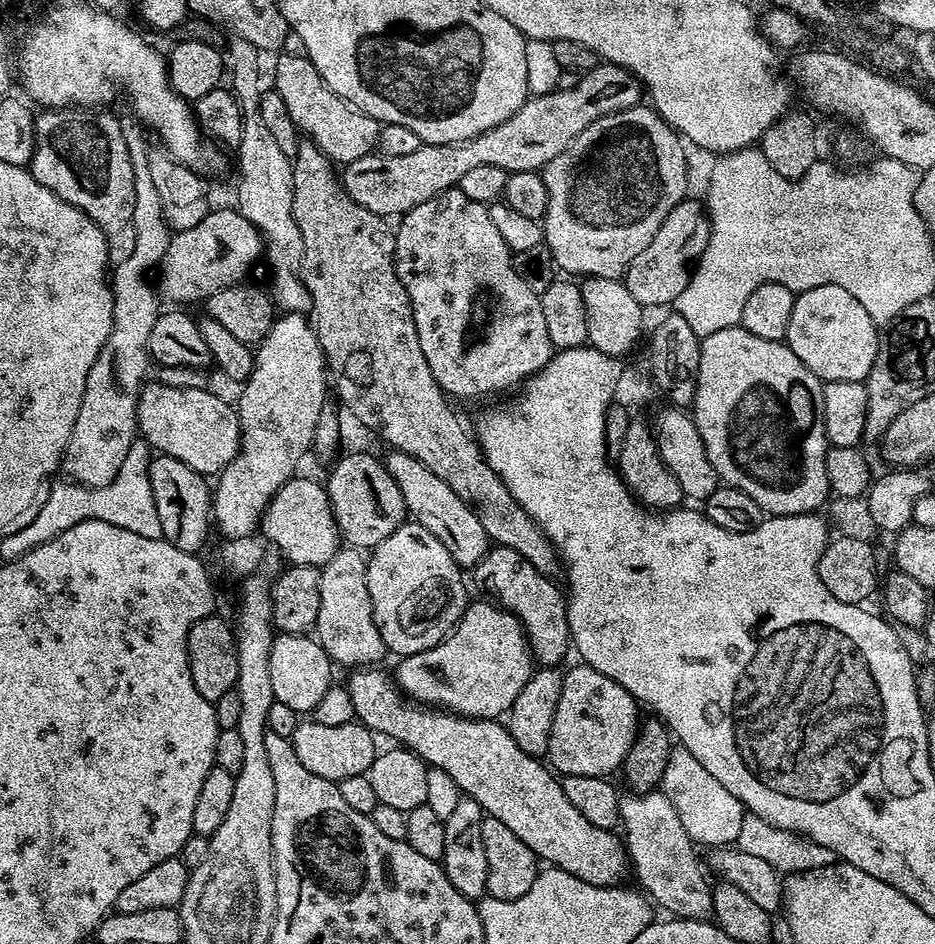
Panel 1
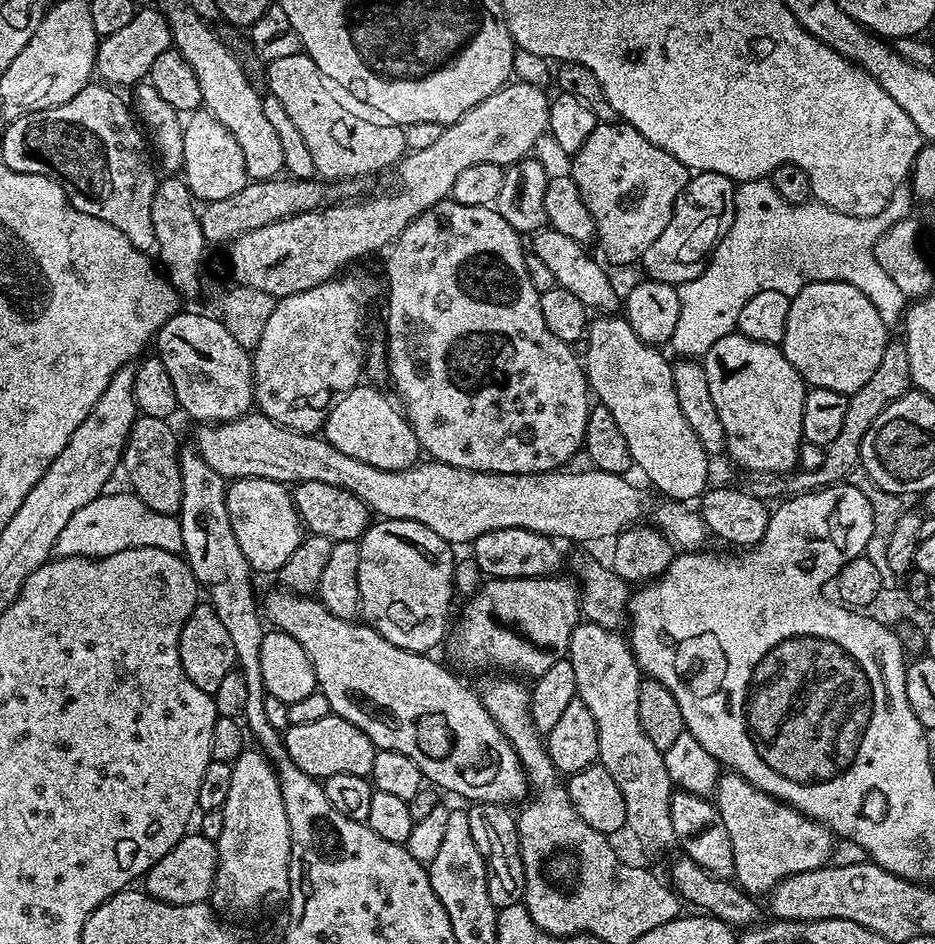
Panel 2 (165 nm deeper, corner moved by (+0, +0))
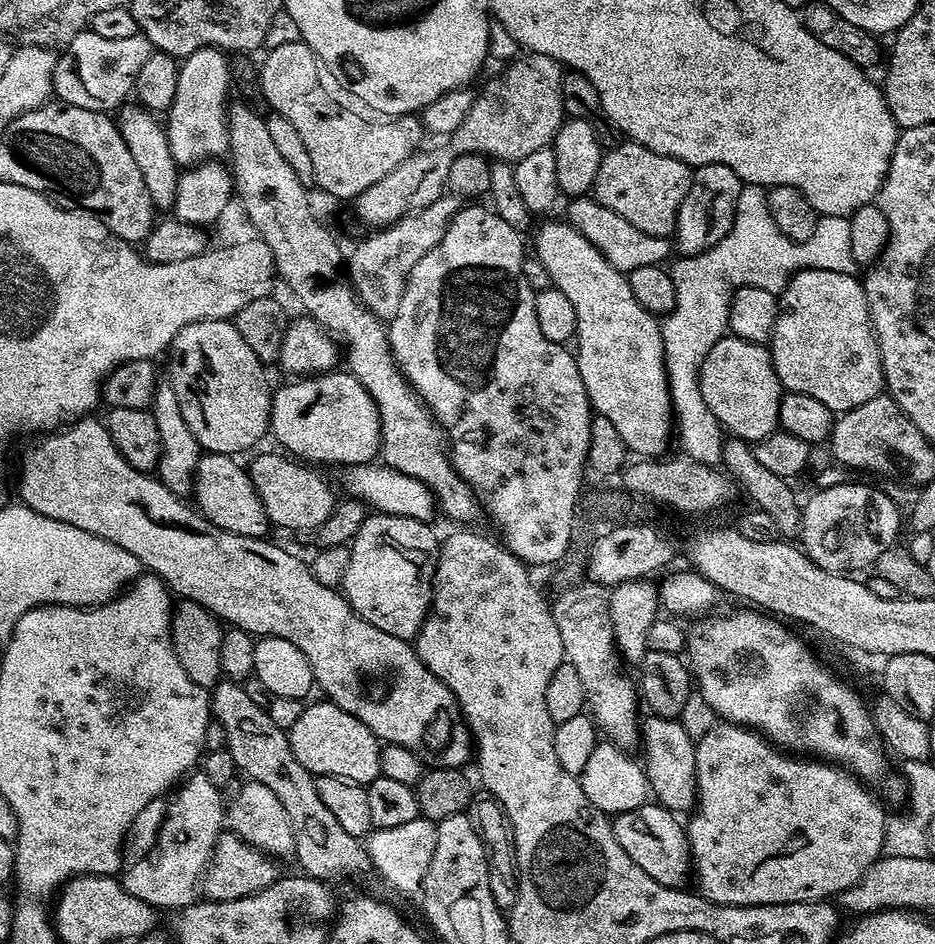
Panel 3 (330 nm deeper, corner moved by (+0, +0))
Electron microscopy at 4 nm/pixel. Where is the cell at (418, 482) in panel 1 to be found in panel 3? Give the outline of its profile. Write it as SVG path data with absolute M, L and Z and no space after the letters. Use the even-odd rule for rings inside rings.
M333 370L315 376L292 378L287 382L289 384L284 384L280 389L278 387L275 389L272 397L272 418L270 421L271 435L273 437L276 435L277 442L281 444L279 447L283 449L285 453L291 454L293 457L299 458L301 461L307 462L312 466L320 466L316 464L341 464L341 466L366 464L377 459L380 451L380 419L378 418L378 410L376 409L374 398L370 398L366 386L362 386L362 382L358 382L356 376L352 375L352 373L347 370Z

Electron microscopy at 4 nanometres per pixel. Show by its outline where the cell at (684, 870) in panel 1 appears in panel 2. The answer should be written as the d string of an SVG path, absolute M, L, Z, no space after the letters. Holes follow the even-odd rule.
M581 622L570 634L570 646L567 659L574 666L574 682L576 694L594 714L594 722L598 726L598 760L606 770L610 770L610 778L622 790L622 798L626 798L626 828L633 832L648 848L668 848L676 844L674 825L670 823L670 798L674 785L670 774L666 770L664 754L646 738L642 730L642 721L638 718L638 690L642 673L636 664L632 649L623 635L611 628L603 628L597 624Z

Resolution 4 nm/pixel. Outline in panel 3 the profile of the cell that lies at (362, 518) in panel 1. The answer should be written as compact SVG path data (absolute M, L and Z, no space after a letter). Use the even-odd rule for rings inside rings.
M264 452L254 457L252 464L247 465L248 477L252 479L254 490L266 510L269 525L276 527L277 524L292 532L311 533L320 528L326 518L330 518L338 503L338 496L332 493L331 486L316 473L319 471L305 466L291 455L276 452Z

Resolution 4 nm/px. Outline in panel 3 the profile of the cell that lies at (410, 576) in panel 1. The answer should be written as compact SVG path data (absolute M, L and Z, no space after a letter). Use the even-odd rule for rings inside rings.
M370 514L350 542L350 566L346 566L342 595L370 626L378 626L394 638L415 641L432 605L432 579L441 546L432 527L405 516Z

